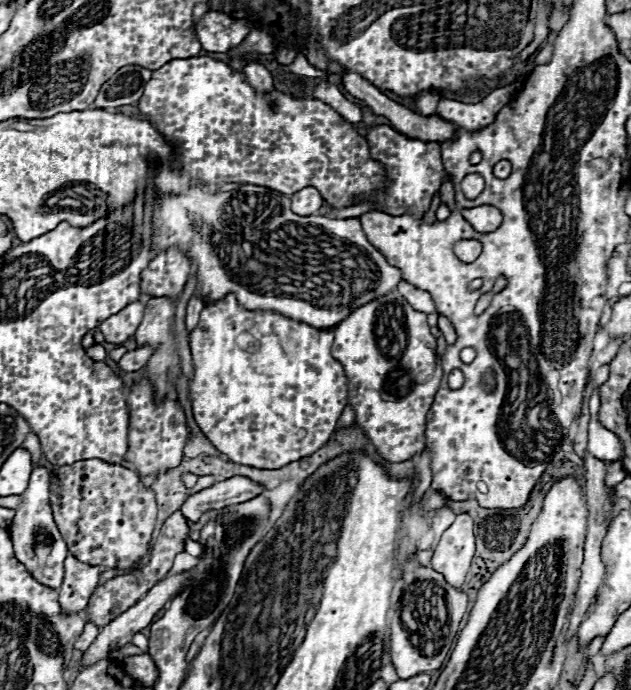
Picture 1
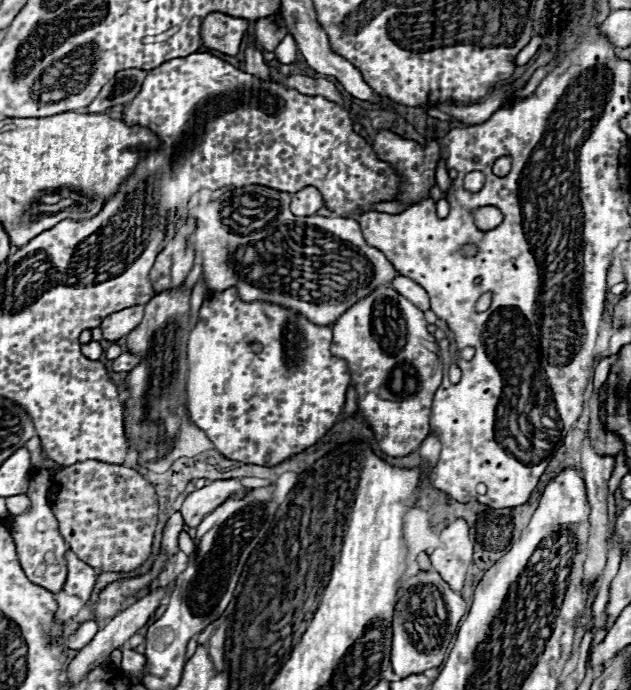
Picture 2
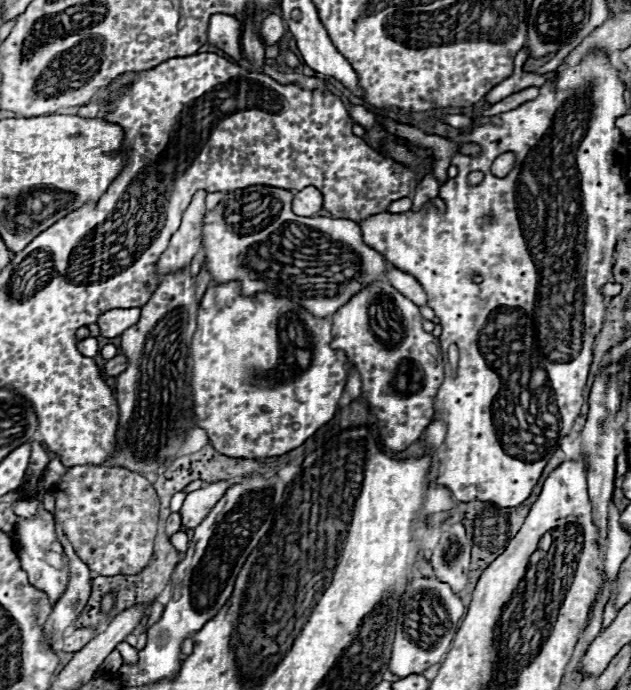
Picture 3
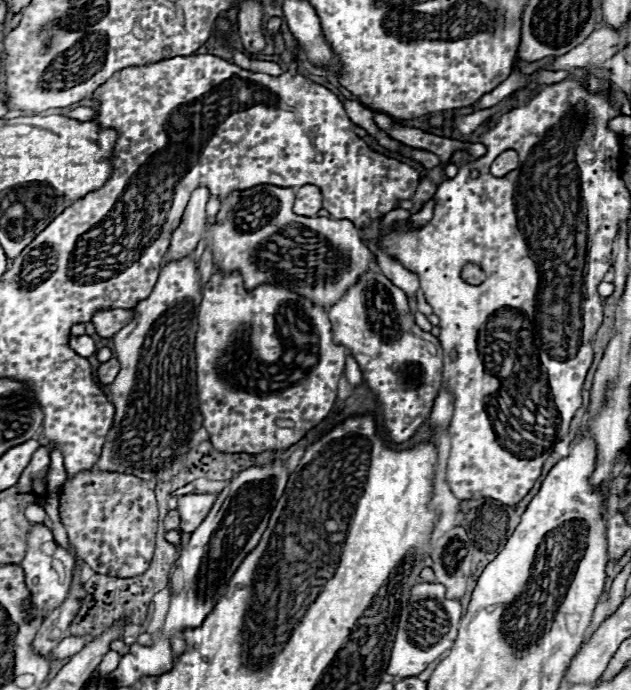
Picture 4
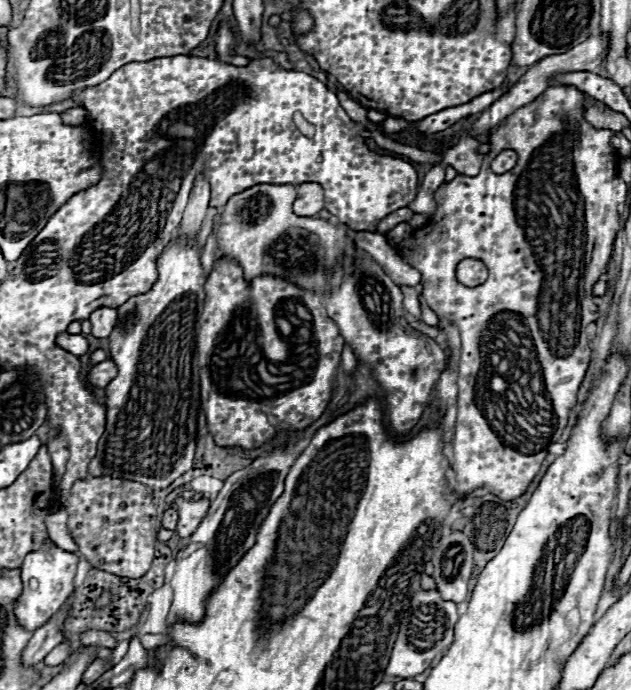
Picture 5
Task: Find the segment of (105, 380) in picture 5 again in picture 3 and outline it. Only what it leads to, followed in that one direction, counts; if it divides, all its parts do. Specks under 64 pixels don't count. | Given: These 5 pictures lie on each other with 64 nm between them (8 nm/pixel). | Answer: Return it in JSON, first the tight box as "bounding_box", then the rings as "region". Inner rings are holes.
{"bounding_box":[104,354,128,376],"region":[[[118,354],[116,358],[112,358],[112,360],[108,360],[108,362],[104,364],[104,374],[106,374],[106,376],[118,376],[120,372],[124,372],[126,366],[128,366],[126,356]]]}

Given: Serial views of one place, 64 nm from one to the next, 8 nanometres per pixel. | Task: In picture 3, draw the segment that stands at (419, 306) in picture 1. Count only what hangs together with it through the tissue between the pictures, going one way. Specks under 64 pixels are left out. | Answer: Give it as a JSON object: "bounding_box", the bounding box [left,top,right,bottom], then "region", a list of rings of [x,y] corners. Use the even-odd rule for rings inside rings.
{"bounding_box":[386,266,428,306],"region":[[[392,266],[388,270],[386,278],[400,294],[408,296],[416,306],[426,306],[428,304],[428,296],[426,296],[426,292],[422,290],[422,286],[418,284],[418,280],[414,276],[410,276],[410,274],[406,274],[406,272]]]}

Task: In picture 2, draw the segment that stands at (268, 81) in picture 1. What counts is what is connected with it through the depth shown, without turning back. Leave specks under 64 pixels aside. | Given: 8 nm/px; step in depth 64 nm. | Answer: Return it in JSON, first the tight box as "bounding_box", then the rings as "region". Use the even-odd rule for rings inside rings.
{"bounding_box":[244,46,270,80],"region":[[[256,46],[246,48],[246,60],[244,60],[244,70],[258,80],[270,80],[270,70],[262,58],[262,52]]]}

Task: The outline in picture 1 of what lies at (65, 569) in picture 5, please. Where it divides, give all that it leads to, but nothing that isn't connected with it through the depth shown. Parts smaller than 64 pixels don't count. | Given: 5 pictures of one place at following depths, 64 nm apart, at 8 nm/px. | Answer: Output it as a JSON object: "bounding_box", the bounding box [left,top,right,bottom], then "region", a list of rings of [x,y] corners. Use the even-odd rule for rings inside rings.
{"bounding_box":[10,464,68,588],"region":[[[36,464],[26,492],[20,494],[20,504],[16,508],[16,516],[10,526],[10,536],[14,542],[16,558],[32,572],[32,576],[48,588],[58,588],[64,578],[64,560],[68,548],[52,518],[52,510],[48,504],[48,486],[50,486],[48,480],[50,480],[50,472],[44,466]]]}

